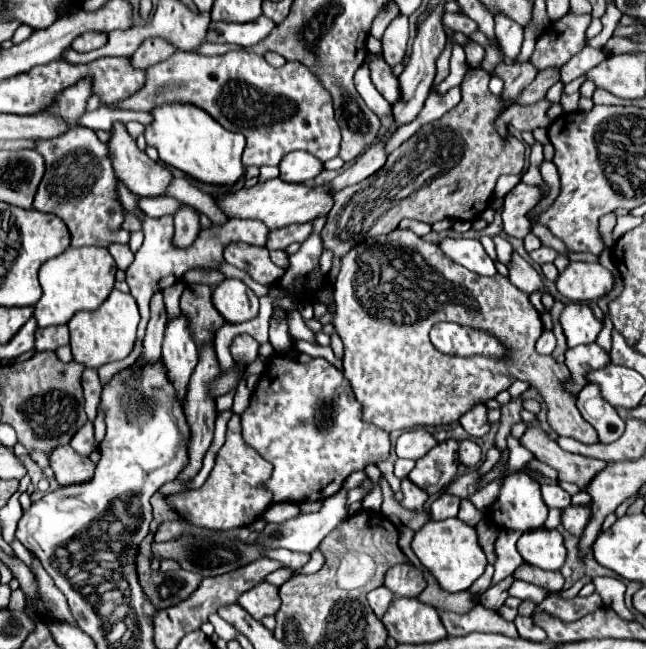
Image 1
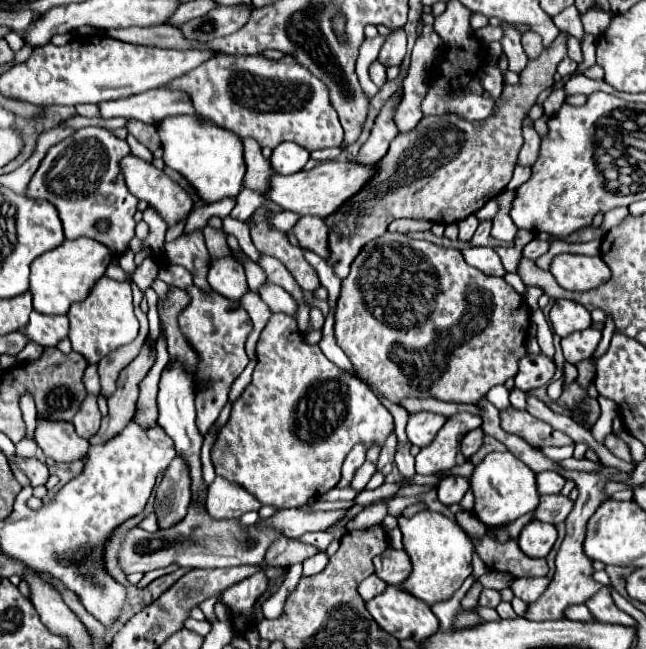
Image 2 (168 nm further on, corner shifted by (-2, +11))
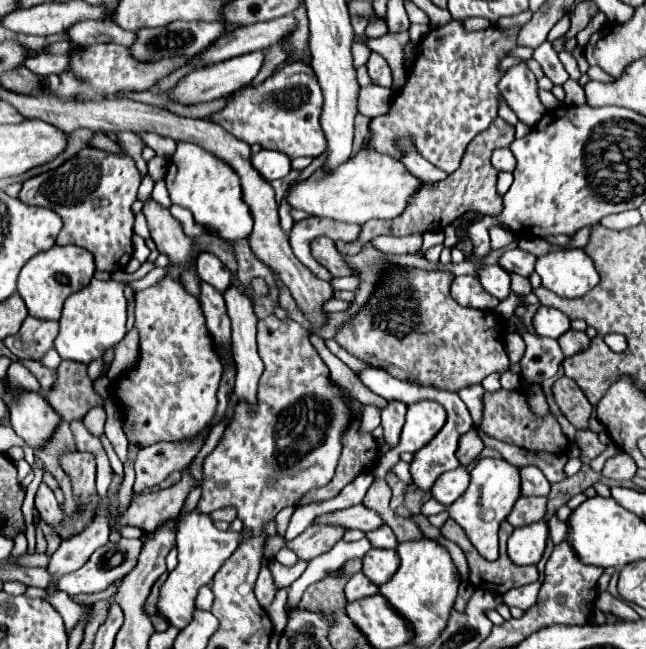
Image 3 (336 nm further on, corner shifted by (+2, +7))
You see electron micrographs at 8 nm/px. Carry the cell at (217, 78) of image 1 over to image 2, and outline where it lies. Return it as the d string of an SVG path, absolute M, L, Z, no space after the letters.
M216 55L214 59L202 63L200 67L182 75L180 79L174 79L168 87L184 89L186 93L190 93L194 109L202 119L208 119L236 133L238 137L252 137L260 143L260 147L274 149L284 141L294 141L308 151L316 151L324 147L340 147L344 139L338 113L330 105L328 87L318 77L314 77L306 67L302 67L292 55L284 55L280 61L266 59L264 55L244 55L244 57Z

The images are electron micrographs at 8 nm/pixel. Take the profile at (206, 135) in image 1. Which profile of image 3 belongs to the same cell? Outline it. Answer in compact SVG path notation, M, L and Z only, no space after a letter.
M178 141L176 151L168 161L168 173L164 179L172 203L190 209L194 219L206 225L210 231L218 233L220 239L236 241L248 237L248 233L252 231L250 209L242 201L240 177L236 177L236 171L214 153L208 153L196 143Z

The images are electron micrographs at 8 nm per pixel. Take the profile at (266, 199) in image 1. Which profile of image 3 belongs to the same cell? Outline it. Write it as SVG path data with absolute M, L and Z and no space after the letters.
M370 147L362 149L356 157L350 157L336 169L318 169L308 179L292 185L286 201L292 209L302 209L308 215L362 225L370 219L392 219L400 215L408 203L408 197L420 185L422 181L416 179L398 159Z

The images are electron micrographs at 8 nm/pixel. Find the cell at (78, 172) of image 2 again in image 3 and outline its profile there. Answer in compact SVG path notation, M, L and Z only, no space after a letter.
M96 147L80 149L54 171L34 175L22 183L20 201L26 205L52 207L62 219L58 245L78 245L96 257L96 269L124 269L132 257L132 203L140 187L140 171L130 155L106 153Z

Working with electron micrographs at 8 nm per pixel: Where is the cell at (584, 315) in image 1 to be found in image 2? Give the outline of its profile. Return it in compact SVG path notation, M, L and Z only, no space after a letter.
M556 299L548 317L554 333L560 337L566 337L574 331L582 331L592 323L590 311L570 299Z

